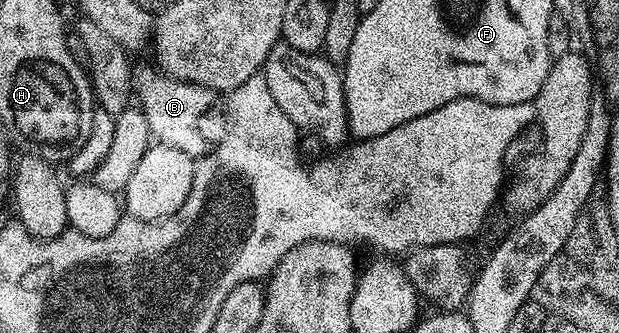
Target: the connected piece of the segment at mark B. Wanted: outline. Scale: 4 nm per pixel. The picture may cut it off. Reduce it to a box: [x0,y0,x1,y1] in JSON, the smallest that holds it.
[134,67,218,160]

